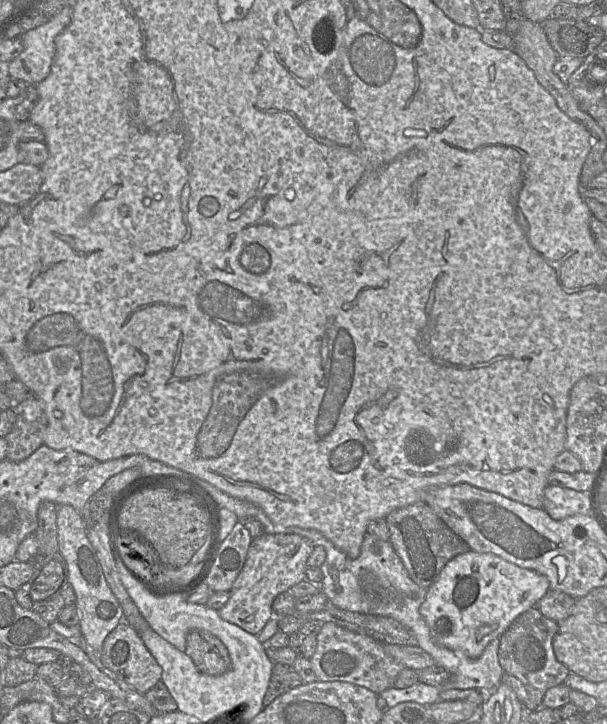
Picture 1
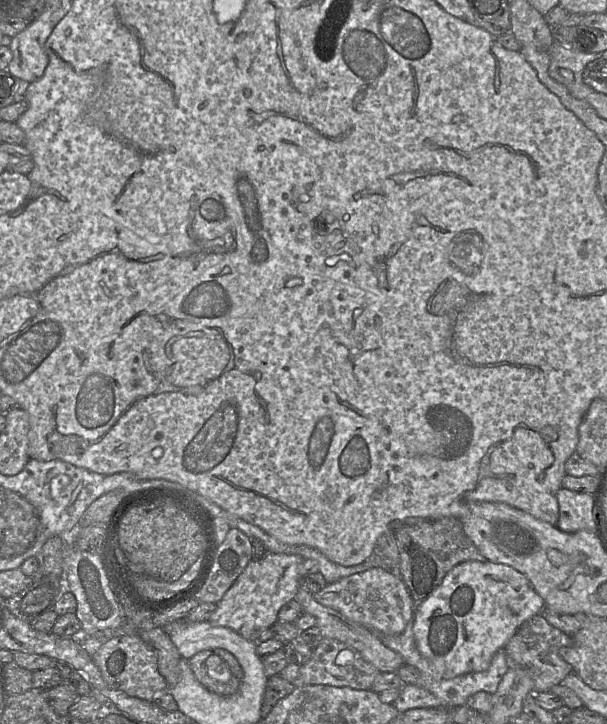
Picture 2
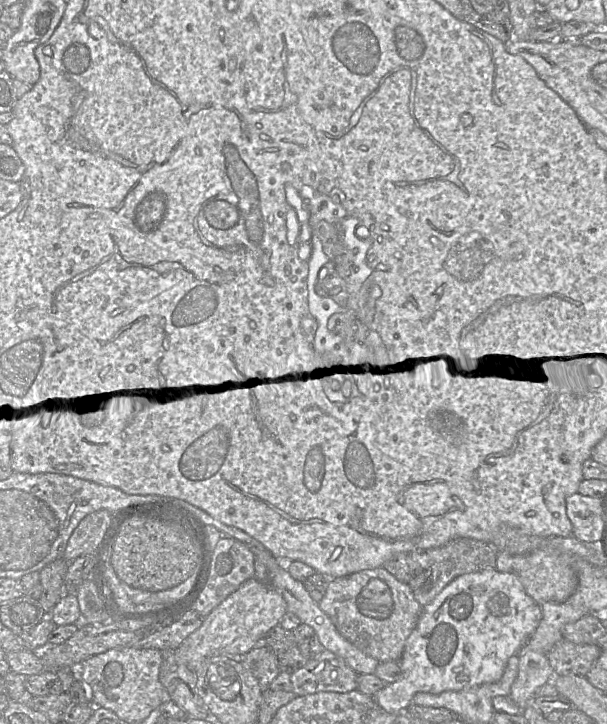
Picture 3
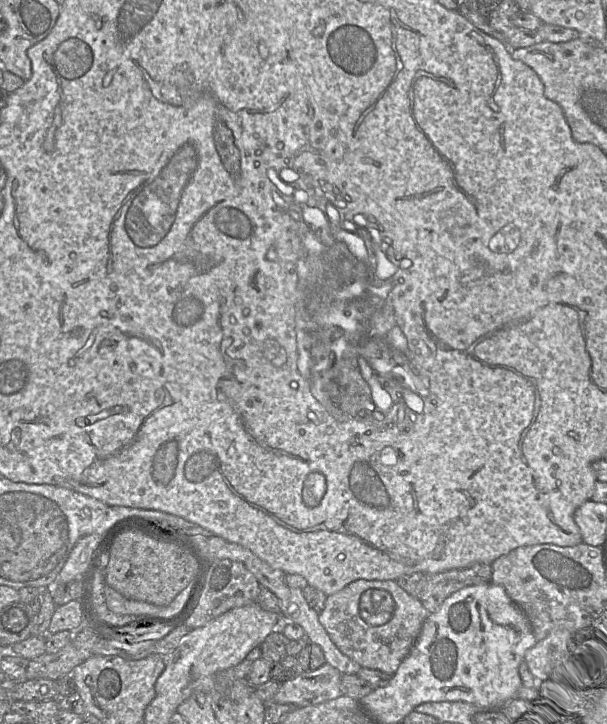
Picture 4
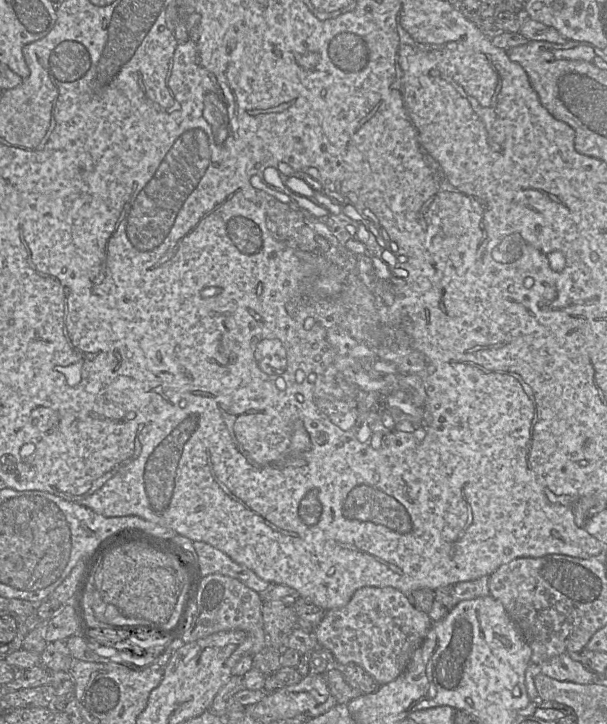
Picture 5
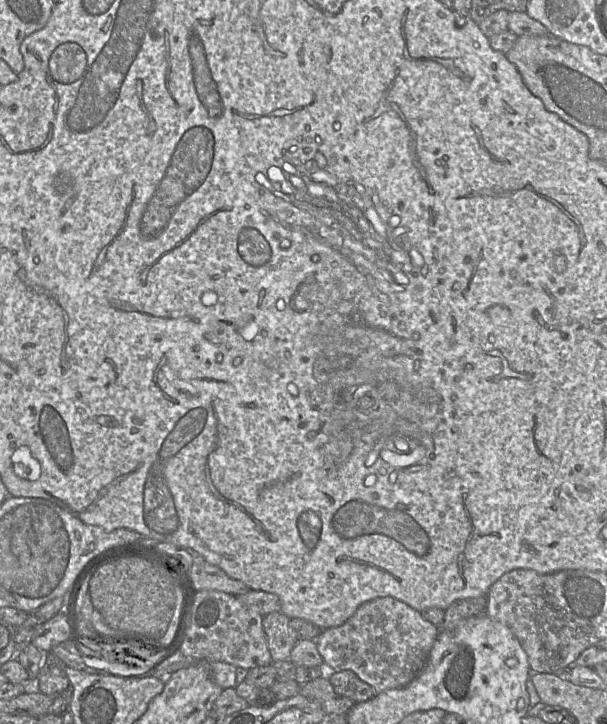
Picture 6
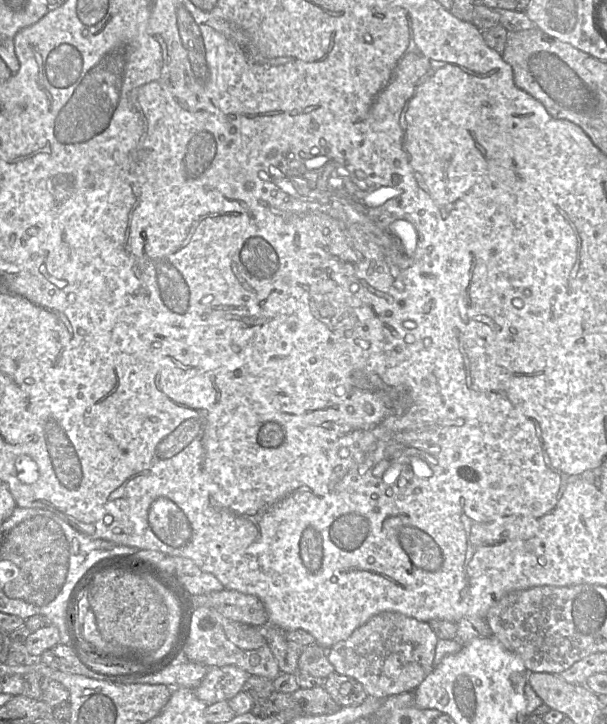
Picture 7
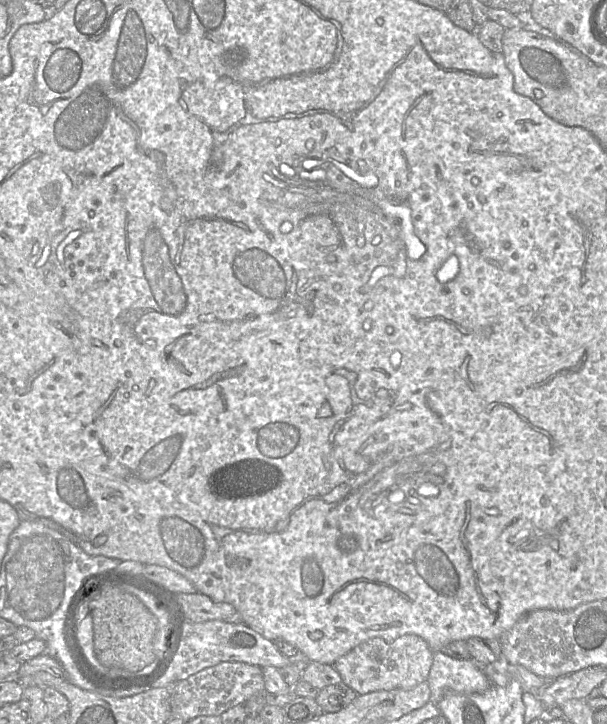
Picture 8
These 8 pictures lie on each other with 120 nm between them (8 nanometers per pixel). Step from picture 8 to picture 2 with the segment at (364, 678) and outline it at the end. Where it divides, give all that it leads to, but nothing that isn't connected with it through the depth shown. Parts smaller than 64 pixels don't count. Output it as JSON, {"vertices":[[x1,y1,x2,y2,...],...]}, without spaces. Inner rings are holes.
{"vertices":[[375,567,327,583,313,594,315,600,341,613,345,618,356,622,375,633,398,635,411,619,414,619,415,606,403,580,393,571]]}

